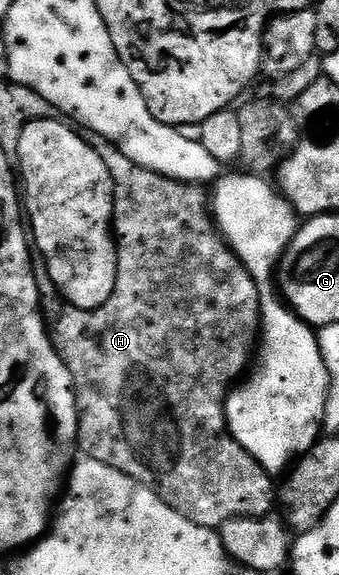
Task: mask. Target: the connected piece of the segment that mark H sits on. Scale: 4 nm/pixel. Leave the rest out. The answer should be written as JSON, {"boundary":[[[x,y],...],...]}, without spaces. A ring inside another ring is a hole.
{"boundary":[[[83,129],[81,136],[104,160],[111,170],[114,181],[113,233],[116,235],[116,242],[120,247],[115,290],[102,307],[95,310],[81,310],[62,297],[58,286],[49,276],[44,256],[35,253],[32,258],[40,309],[46,319],[46,329],[50,331],[50,341],[53,342],[58,354],[64,360],[70,373],[70,379],[74,381],[74,399],[78,405],[77,449],[79,451],[82,449],[81,453],[85,457],[100,460],[100,464],[108,464],[112,468],[124,472],[132,480],[144,484],[149,490],[156,492],[156,496],[160,496],[160,500],[164,500],[164,504],[168,504],[168,508],[176,508],[176,512],[180,512],[180,516],[192,520],[192,524],[220,528],[233,518],[267,517],[273,511],[270,509],[273,506],[275,509],[276,506],[276,482],[274,486],[273,480],[270,479],[273,478],[271,471],[265,470],[249,452],[240,448],[240,444],[231,436],[230,430],[226,426],[226,395],[247,373],[260,342],[262,305],[256,280],[250,275],[243,262],[235,256],[234,249],[222,237],[218,224],[214,221],[211,195],[207,191],[205,194],[202,191],[205,189],[201,185],[165,178],[160,176],[160,172],[152,172],[148,168],[136,164],[136,160],[128,160],[128,156],[124,156],[124,152],[120,152],[120,148],[116,148],[116,144],[112,144],[112,140],[108,140],[96,132]]]}

